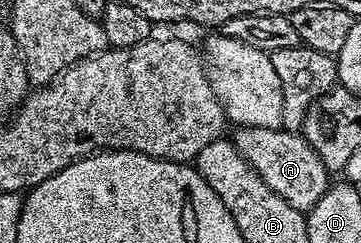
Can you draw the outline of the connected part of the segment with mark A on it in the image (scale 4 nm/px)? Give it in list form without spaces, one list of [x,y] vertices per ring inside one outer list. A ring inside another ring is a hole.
[[[238,128],[232,136],[236,150],[264,178],[264,182],[280,194],[292,207],[300,213],[309,212],[316,202],[326,193],[332,183],[331,173],[326,171],[324,162],[320,162],[320,154],[312,150],[312,146],[297,132],[288,132],[285,128]]]

